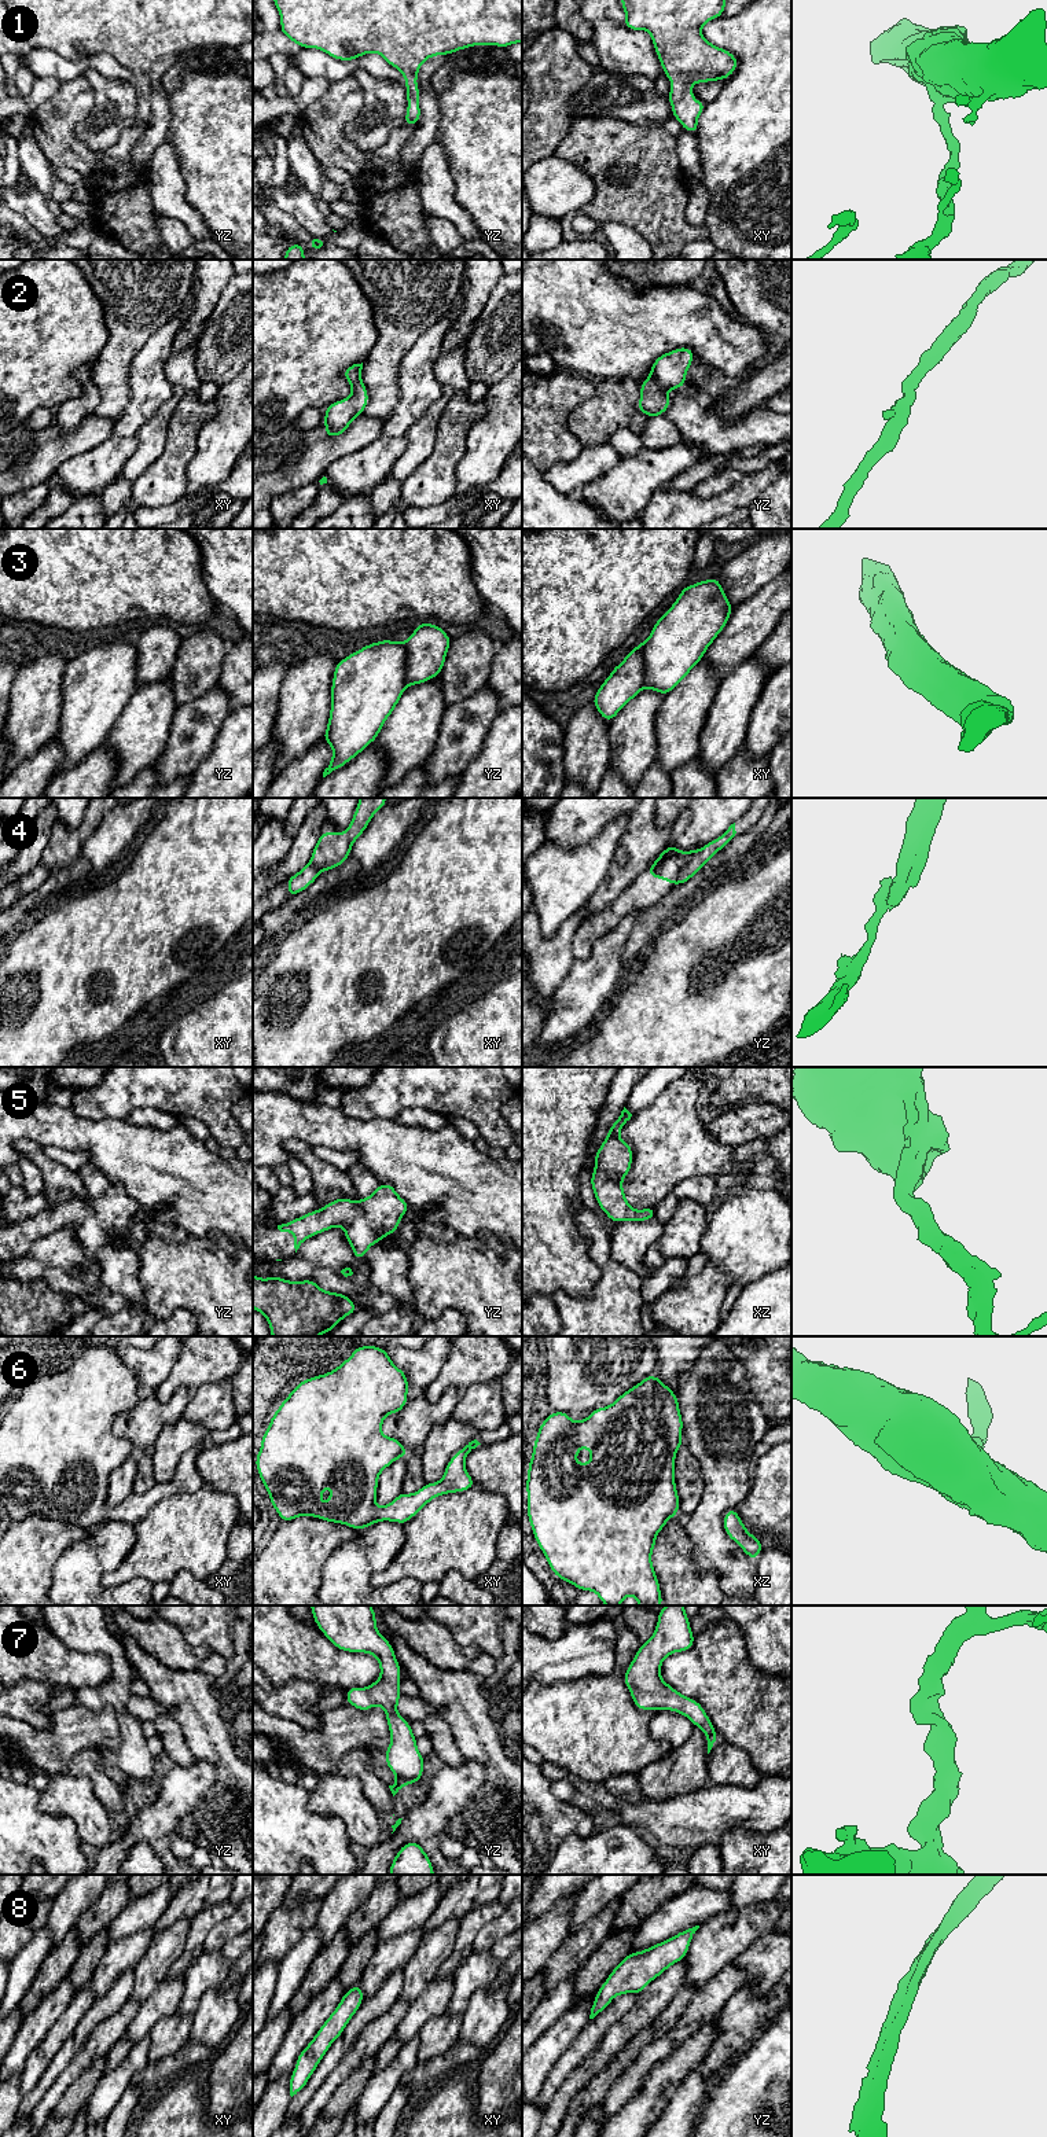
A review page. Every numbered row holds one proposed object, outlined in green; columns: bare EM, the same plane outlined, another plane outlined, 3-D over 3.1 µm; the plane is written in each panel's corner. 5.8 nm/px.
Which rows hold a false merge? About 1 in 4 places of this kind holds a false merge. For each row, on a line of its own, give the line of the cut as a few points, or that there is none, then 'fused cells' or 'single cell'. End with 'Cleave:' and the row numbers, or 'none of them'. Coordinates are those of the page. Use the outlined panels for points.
1: no cut | single cell
2: no cut | single cell
3: yz (404, 642), (406, 687) | fused cells
4: yz (698, 850), (682, 868), (675, 883) | fused cells
5: no cut | single cell
6: no cut | single cell
7: no cut | single cell
8: no cut | single cell
Cleave: 3, 4

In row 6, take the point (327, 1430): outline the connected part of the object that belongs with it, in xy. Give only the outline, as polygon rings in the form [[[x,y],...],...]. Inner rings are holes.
[[[374,1345],[356,1347],[338,1368],[294,1387],[273,1413],[256,1457],[261,1482],[282,1522],[306,1515],[356,1530],[382,1520],[405,1524],[433,1498],[475,1486],[464,1460],[481,1445],[477,1439],[452,1456],[438,1482],[426,1483],[412,1494],[401,1492],[385,1507],[376,1505],[379,1474],[408,1454],[396,1437],[385,1437],[381,1431],[383,1419],[389,1413],[400,1413],[407,1404],[408,1387],[407,1375],[392,1362],[386,1349]],[[330,1483],[330,1501],[323,1504],[320,1496]]]

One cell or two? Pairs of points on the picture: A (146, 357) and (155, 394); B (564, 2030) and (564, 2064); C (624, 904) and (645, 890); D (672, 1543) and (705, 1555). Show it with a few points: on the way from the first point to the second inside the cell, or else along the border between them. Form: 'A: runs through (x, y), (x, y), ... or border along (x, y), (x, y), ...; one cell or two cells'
A: runs through (147, 367), (150, 385); one cell
B: border along (583, 2025), (576, 2038), (561, 2055), (546, 2078); two cells
C: runs through (629, 901), (639, 896); one cell
D: border along (684, 1519), (693, 1560), (715, 1574); two cells

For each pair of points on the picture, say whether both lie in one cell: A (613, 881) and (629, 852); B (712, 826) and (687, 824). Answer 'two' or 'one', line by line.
A: one
B: one

